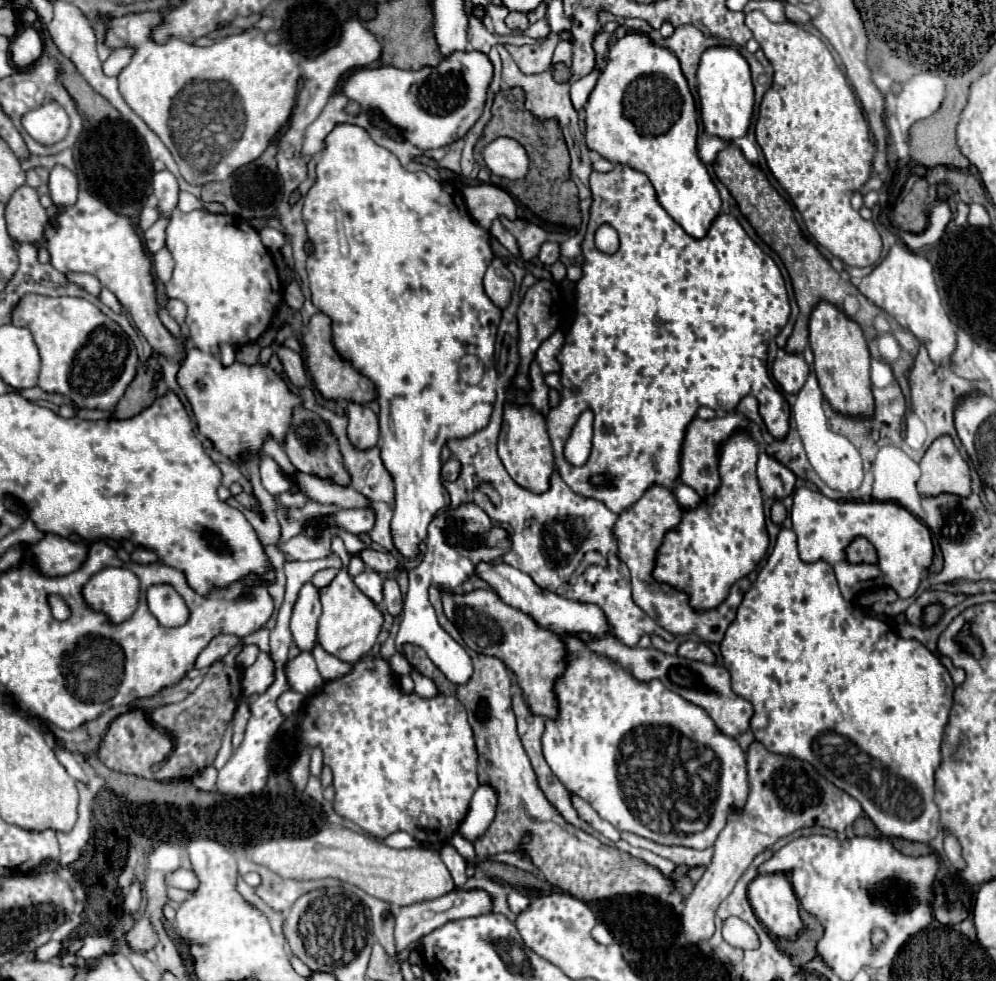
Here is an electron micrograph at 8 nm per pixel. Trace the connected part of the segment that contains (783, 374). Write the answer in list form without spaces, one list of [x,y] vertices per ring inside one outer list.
[[[786,353],[780,359],[776,359],[772,365],[772,377],[776,379],[778,387],[784,393],[792,393],[792,395],[796,395],[804,387],[808,373],[810,373],[810,367],[806,365],[802,355]]]

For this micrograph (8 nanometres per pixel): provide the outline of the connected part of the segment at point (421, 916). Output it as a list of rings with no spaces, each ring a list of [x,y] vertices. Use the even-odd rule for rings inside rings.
[[[450,891],[448,895],[444,895],[440,899],[422,901],[422,903],[416,903],[416,905],[402,907],[402,911],[396,917],[396,933],[394,933],[396,935],[396,947],[398,947],[398,951],[402,951],[410,943],[414,943],[420,937],[428,935],[430,931],[442,927],[444,923],[454,921],[454,919],[464,919],[464,917],[476,917],[476,915],[482,915],[482,913],[490,913],[490,907],[492,907],[490,895],[484,893],[484,891]]]

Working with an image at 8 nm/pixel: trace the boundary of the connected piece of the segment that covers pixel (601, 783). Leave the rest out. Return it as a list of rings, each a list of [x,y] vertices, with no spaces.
[[[588,633],[560,635],[566,645],[566,669],[554,681],[558,717],[546,719],[542,753],[552,773],[564,787],[586,799],[592,809],[618,831],[628,831],[660,845],[684,845],[692,849],[712,847],[726,825],[730,805],[742,807],[748,795],[746,755],[740,745],[718,731],[710,715],[666,689],[662,681],[638,681],[630,671],[606,655],[588,649],[594,637]]]

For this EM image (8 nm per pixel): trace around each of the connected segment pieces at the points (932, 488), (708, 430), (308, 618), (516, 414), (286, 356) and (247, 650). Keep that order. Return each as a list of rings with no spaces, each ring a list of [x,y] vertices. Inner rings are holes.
[[[948,435],[936,439],[920,461],[922,477],[918,481],[918,493],[926,497],[938,497],[942,493],[968,497],[970,495],[970,469],[960,457],[956,445]]]
[[[730,413],[726,417],[716,417],[710,421],[694,417],[692,423],[686,427],[686,435],[680,451],[678,483],[692,487],[702,499],[706,495],[712,495],[718,489],[718,443],[722,443],[726,435],[732,435],[734,431],[738,431],[738,427],[748,427],[748,421],[740,419],[736,413]]]
[[[306,583],[306,587],[302,587],[300,591],[298,603],[294,605],[294,615],[290,621],[292,639],[300,651],[312,651],[316,647],[316,623],[320,611],[322,605],[318,591],[314,589],[312,583]]]
[[[506,403],[504,421],[498,437],[498,457],[508,475],[532,493],[546,493],[550,489],[550,475],[554,473],[554,453],[546,433],[546,419],[532,405]]]
[[[280,347],[278,349],[278,359],[280,359],[282,367],[284,367],[284,373],[288,375],[288,379],[296,387],[304,387],[308,383],[306,369],[304,369],[304,361],[302,361],[302,357],[296,351],[286,349],[286,347]]]
[[[244,645],[242,651],[236,655],[236,665],[238,667],[250,667],[256,661],[258,653],[260,653],[260,649],[256,645]]]

